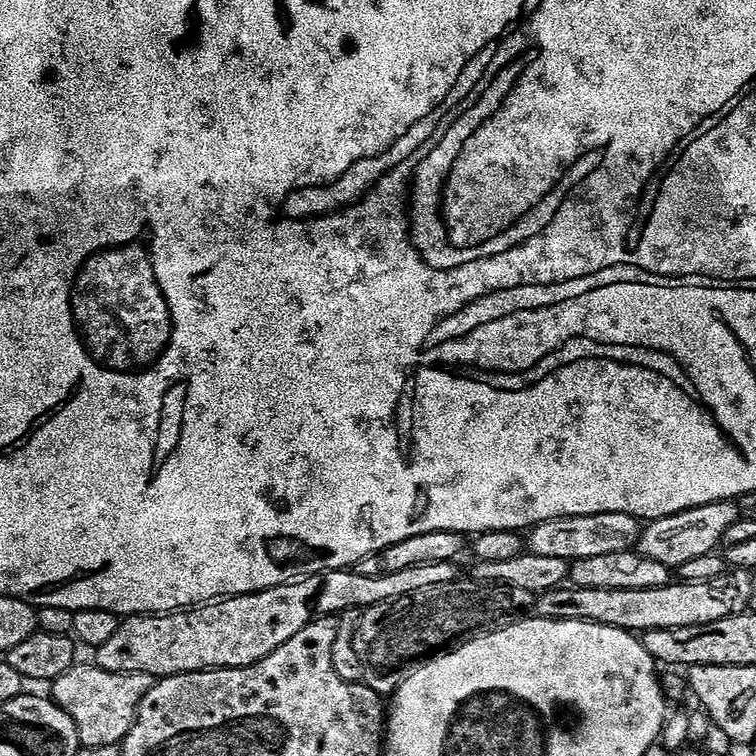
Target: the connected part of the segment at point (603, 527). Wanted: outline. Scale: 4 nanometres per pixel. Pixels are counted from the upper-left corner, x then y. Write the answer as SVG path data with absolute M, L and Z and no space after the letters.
M586 514L585 516L567 516L550 518L536 525L526 536L526 548L531 554L542 554L542 558L562 558L569 562L582 558L599 558L601 554L622 554L631 552L640 543L642 521L630 514Z

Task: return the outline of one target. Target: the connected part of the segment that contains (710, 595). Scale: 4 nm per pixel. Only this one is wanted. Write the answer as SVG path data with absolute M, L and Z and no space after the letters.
M744 568L735 569L734 574L723 580L714 580L710 584L685 584L673 582L658 590L582 590L565 586L549 592L541 592L536 596L535 615L541 620L569 620L570 622L586 622L601 624L611 628L621 628L623 632L643 634L650 630L666 630L682 626L702 626L706 622L718 622L722 618L743 616L749 611L748 603L753 603L750 586L754 583L753 573Z

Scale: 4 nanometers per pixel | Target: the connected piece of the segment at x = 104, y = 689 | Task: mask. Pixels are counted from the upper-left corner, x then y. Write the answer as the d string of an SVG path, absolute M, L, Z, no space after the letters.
M77 662L70 670L66 670L66 674L51 681L50 696L57 706L70 714L70 718L74 718L78 738L83 747L117 746L128 737L136 724L142 698L146 698L153 683L154 678L150 674L114 674L110 670L102 670L95 662Z

